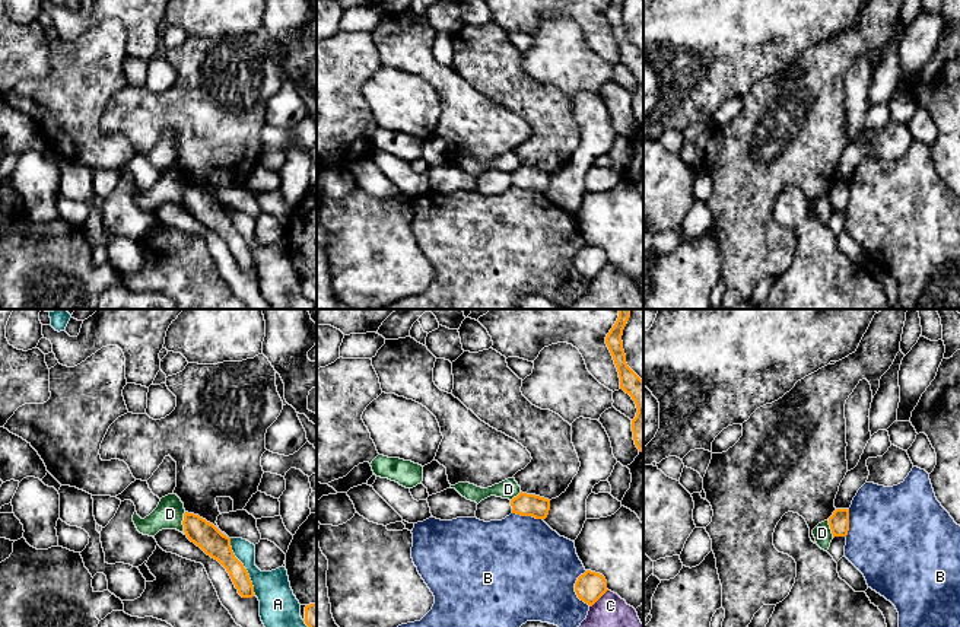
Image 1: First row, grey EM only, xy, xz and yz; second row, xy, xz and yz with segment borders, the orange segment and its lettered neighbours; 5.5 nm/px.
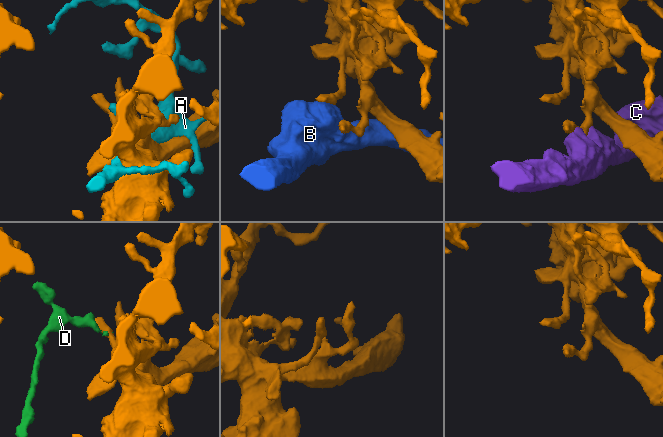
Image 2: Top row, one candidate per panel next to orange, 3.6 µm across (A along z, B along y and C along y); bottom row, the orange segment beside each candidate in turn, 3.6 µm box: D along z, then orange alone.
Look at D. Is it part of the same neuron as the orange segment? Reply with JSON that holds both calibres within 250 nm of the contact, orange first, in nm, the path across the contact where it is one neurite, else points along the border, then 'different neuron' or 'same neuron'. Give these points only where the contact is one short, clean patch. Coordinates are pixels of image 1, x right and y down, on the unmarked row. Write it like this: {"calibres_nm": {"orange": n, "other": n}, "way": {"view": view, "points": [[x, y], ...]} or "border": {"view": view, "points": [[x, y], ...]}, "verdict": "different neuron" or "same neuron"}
{"calibres_nm": {"orange": 150, "other": 160}, "border": {"view": "xy", "points": [[186, 185], [183, 194], [184, 207]]}, "verdict": "different neuron"}

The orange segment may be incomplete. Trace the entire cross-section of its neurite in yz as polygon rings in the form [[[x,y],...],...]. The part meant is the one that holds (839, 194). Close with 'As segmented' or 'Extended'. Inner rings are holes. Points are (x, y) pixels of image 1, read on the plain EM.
[[[836,182],[829,191],[829,198],[835,210],[846,210],[849,204],[849,182]]]. As segmented

